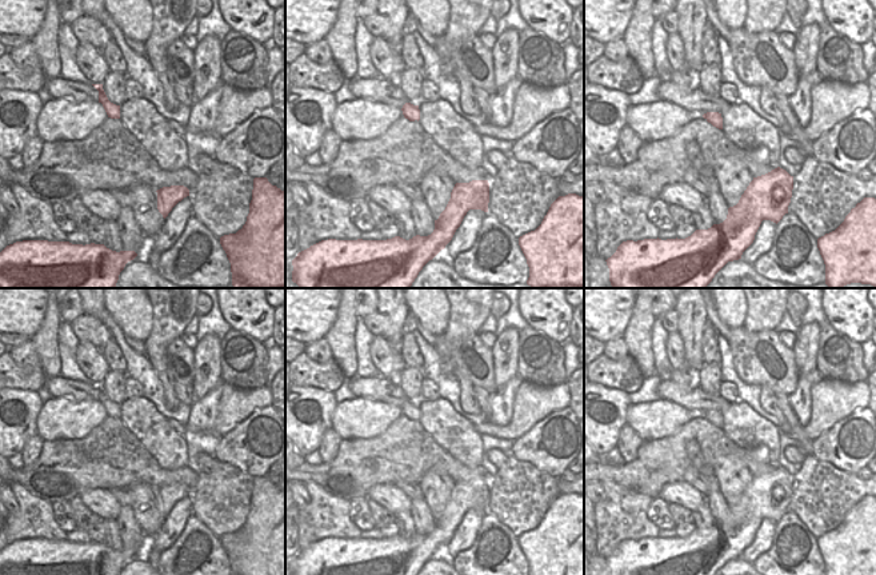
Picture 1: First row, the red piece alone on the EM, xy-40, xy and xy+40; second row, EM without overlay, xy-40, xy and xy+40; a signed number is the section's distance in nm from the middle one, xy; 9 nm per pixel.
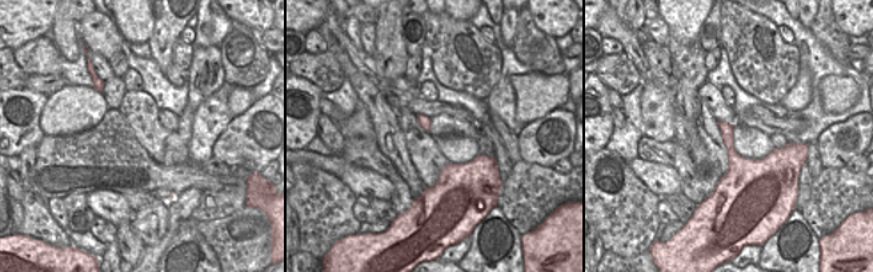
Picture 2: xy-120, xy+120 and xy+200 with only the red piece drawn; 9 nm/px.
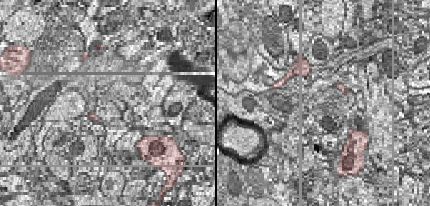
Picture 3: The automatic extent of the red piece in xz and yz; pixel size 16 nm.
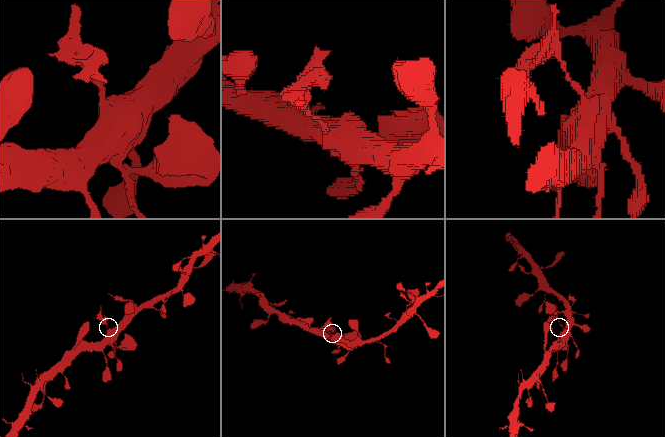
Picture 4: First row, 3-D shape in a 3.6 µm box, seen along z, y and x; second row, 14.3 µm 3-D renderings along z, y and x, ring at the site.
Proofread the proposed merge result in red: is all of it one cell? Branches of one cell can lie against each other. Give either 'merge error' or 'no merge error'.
merge error

